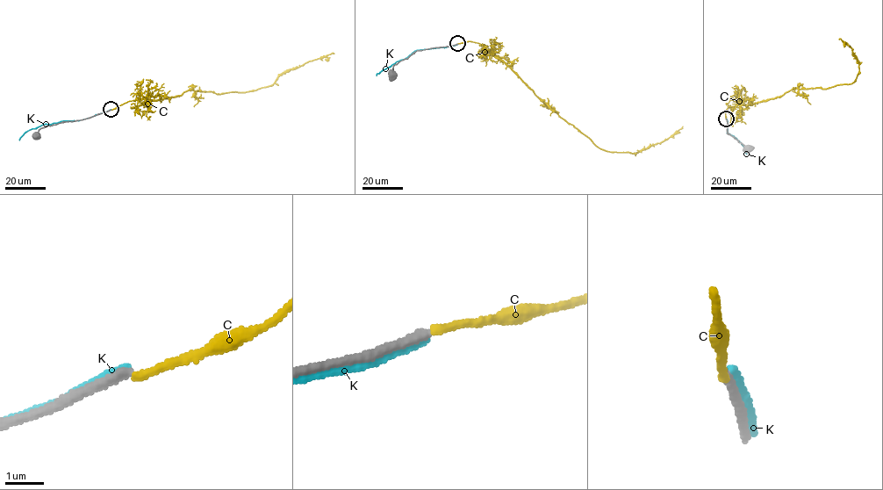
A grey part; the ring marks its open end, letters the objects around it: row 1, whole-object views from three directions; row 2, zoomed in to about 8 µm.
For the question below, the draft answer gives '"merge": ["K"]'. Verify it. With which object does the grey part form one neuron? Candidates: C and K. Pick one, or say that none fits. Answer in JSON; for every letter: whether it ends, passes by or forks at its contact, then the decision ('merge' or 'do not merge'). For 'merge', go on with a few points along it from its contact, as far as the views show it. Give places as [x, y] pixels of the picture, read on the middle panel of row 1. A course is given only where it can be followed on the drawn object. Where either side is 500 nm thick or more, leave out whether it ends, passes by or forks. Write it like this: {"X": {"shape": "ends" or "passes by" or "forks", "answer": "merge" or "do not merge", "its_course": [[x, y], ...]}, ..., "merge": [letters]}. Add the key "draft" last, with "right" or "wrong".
{"C": {"shape": "ends", "answer": "do not merge"}, "K": {"shape": "passes by", "answer": "do not merge"}, "merge": [], "draft": "wrong"}

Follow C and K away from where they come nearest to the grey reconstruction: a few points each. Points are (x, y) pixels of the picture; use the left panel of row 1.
C: (111, 110), (134, 100), (168, 99), (191, 90), (223, 94), (255, 90), (270, 86), (285, 72), (333, 53)
K: (107, 111), (82, 119), (43, 124), (29, 129), (19, 140)

